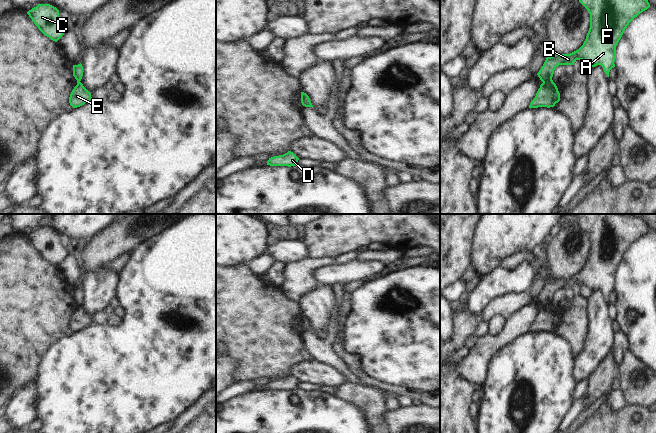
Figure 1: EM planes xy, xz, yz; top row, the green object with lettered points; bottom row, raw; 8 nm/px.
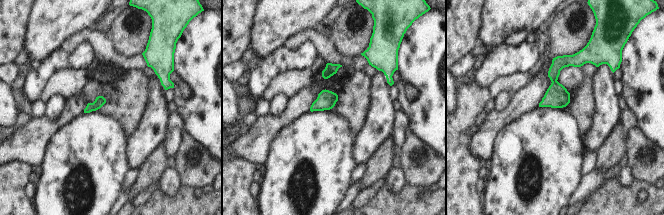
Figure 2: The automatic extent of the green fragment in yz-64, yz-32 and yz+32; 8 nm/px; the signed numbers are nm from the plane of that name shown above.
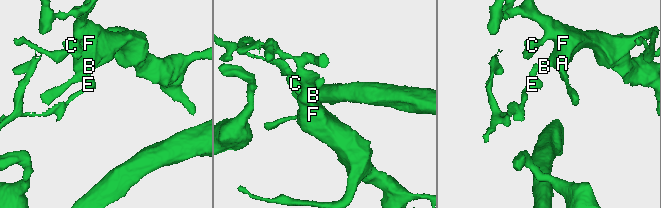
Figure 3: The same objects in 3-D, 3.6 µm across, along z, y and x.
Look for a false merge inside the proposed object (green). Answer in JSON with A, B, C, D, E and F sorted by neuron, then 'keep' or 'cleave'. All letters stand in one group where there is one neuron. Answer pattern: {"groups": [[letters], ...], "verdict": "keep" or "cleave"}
{"groups": [["A", "B", "C", "D", "F"], ["E"]], "verdict": "cleave"}

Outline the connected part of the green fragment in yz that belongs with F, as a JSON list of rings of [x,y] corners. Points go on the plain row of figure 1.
[[[577,214],[579,226],[590,238],[590,252],[583,269],[570,278],[555,278],[547,281],[537,297],[542,306],[552,303],[554,294],[559,289],[573,289],[576,284],[588,286],[592,291],[601,289],[607,301],[615,291],[616,270],[629,247],[650,228],[647,223],[634,214]]]

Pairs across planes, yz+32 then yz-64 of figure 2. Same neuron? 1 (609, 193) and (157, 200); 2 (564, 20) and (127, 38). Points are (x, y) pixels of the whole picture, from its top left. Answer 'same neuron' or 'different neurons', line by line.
1: same neuron
2: same neuron

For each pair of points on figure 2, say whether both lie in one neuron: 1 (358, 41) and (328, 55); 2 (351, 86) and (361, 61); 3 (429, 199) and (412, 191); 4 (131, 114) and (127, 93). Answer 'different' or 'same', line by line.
1: different
2: different
3: same
4: same

